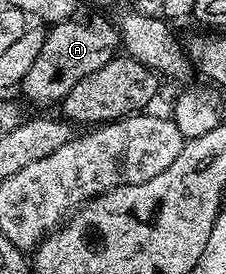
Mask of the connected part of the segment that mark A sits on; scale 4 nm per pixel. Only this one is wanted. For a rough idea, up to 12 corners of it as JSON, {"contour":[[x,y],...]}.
{"contour":[[113,22],[46,31],[20,85],[27,104],[62,98],[119,51]]}

